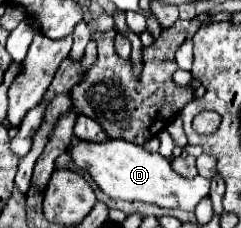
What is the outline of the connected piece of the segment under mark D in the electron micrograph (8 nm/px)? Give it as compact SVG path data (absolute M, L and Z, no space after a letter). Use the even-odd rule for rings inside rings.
M76 140L76 142L68 144L66 152L72 156L72 162L78 168L90 172L92 180L110 198L142 200L142 202L152 202L152 204L168 206L168 208L194 210L196 204L210 192L208 178L196 176L192 180L186 180L172 170L172 166L166 158L162 158L160 154L148 154L142 146L130 144L126 140L106 140L106 142L98 142L98 144L86 142L86 140Z

